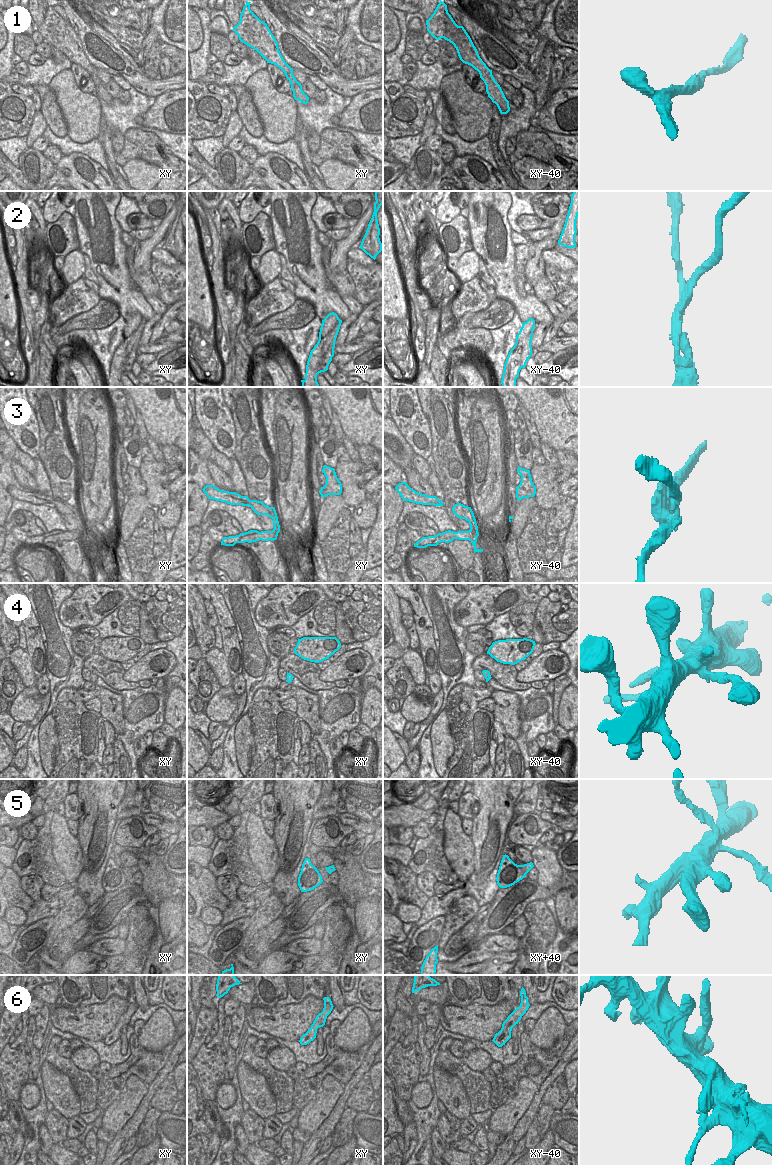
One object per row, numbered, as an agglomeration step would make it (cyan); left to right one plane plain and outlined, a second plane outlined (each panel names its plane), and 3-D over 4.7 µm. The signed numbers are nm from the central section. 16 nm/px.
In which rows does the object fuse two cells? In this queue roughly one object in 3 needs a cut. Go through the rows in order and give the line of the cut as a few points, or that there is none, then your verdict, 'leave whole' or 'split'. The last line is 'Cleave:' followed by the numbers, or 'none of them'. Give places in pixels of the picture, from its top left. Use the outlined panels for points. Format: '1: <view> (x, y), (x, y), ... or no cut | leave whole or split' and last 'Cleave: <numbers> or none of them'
1: xy-40 (491, 98), (493, 101) | split
2: xy (339, 319), (325, 338), (321, 371) | split
3: xy-40 (470, 529), (477, 530) | split
4: xy (287, 677), (289, 682) | split
5: no cut | leave whole
6: no cut | leave whole
Cleave: 1, 2, 3, 4

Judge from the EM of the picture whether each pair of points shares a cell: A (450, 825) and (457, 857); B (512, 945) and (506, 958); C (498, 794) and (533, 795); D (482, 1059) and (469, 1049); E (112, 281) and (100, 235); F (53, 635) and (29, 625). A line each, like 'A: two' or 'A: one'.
A: one
B: two
C: two
D: one
E: one
F: two

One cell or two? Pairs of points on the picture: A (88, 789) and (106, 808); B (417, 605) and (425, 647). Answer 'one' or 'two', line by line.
A: one
B: one

